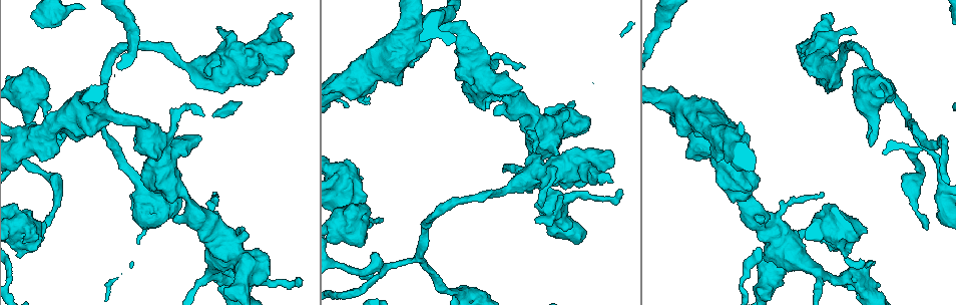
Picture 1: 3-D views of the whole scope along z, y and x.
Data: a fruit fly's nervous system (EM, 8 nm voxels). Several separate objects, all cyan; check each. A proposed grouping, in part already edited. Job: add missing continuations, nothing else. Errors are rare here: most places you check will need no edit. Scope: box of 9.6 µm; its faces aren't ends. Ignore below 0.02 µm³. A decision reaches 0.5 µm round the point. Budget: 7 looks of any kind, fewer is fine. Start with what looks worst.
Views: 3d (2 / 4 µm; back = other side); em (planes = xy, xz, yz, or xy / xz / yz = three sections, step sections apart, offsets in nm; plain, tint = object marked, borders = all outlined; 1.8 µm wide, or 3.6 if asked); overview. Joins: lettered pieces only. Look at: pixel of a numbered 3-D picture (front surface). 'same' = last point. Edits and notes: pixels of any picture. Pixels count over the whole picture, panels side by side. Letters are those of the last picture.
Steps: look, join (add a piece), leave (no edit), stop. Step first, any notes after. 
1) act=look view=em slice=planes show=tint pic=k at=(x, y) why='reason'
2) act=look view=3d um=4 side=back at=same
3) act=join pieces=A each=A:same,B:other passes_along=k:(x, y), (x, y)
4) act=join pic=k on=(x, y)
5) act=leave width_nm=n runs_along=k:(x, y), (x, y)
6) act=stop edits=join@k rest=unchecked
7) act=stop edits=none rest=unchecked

act=look view=3d um=4 side=back pic=1 at=(927, 228) why='branch stops here'

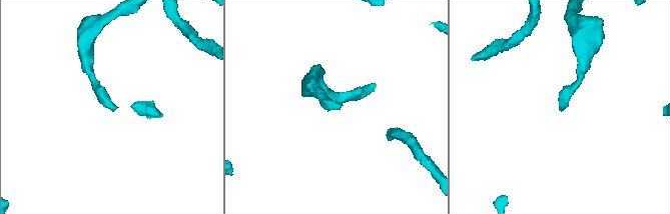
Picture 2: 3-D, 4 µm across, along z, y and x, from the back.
act=look view=em slice=planes show=borders pic=2 at=(561, 108) why='shape alone is not enough'

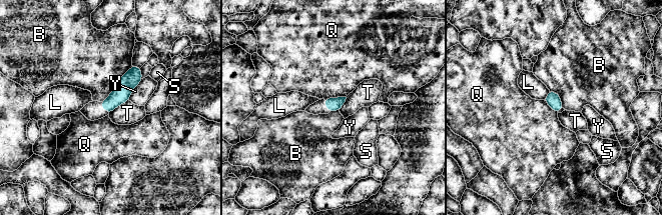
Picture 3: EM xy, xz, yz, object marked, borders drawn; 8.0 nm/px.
act=leave each=B:other,L:other,Q:other,S:other,T:other,Y:other runs_along=3:(138, 69), (125, 86), (104, 106) found='no lettered piece goes on from it'

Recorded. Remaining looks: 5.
act=look view=3d um=2 pic=1 at=(523, 67) why='free end'

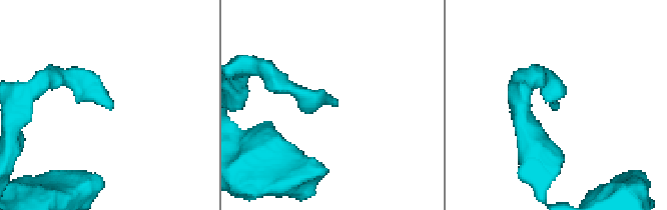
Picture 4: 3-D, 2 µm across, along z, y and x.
act=look view=em slice=planes show=borders pic=4 at=(556, 108) why='shape alone is not enough'

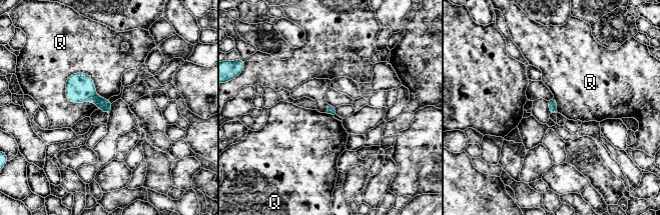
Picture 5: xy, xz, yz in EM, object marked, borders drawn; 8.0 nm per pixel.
act=leave each=Q:other border=5:(66, 78), (87, 73), (108, 100) found='none of them fits'

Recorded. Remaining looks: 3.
act=look view=3d um=4 pic=1 at=(369, 101) why='stops while still wide'

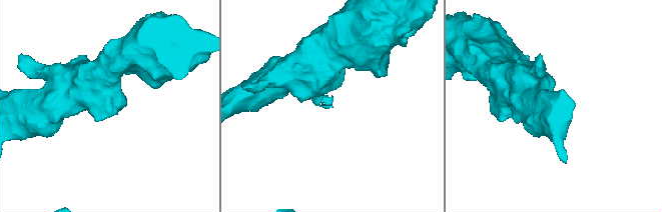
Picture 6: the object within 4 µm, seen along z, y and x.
act=look view=em slice=planes show=plain pic=6 at=(333, 99)

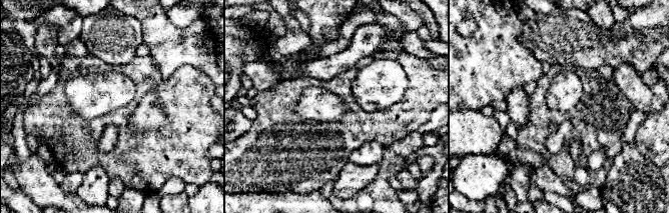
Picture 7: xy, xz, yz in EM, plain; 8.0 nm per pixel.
act=look view=em slice=planes show=borders at=same

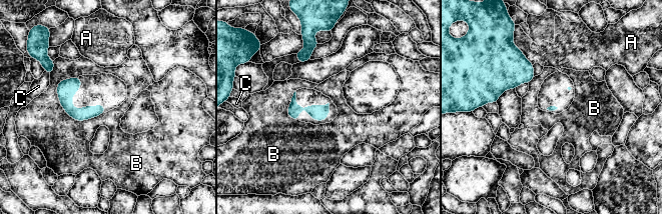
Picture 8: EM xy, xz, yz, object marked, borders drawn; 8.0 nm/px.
act=leave each=A:other,B:other,C:other border=8:(56, 84), (74, 119), (103, 113) found='none of them fits'

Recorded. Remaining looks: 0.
act=stop edits=none rest=unchecked

